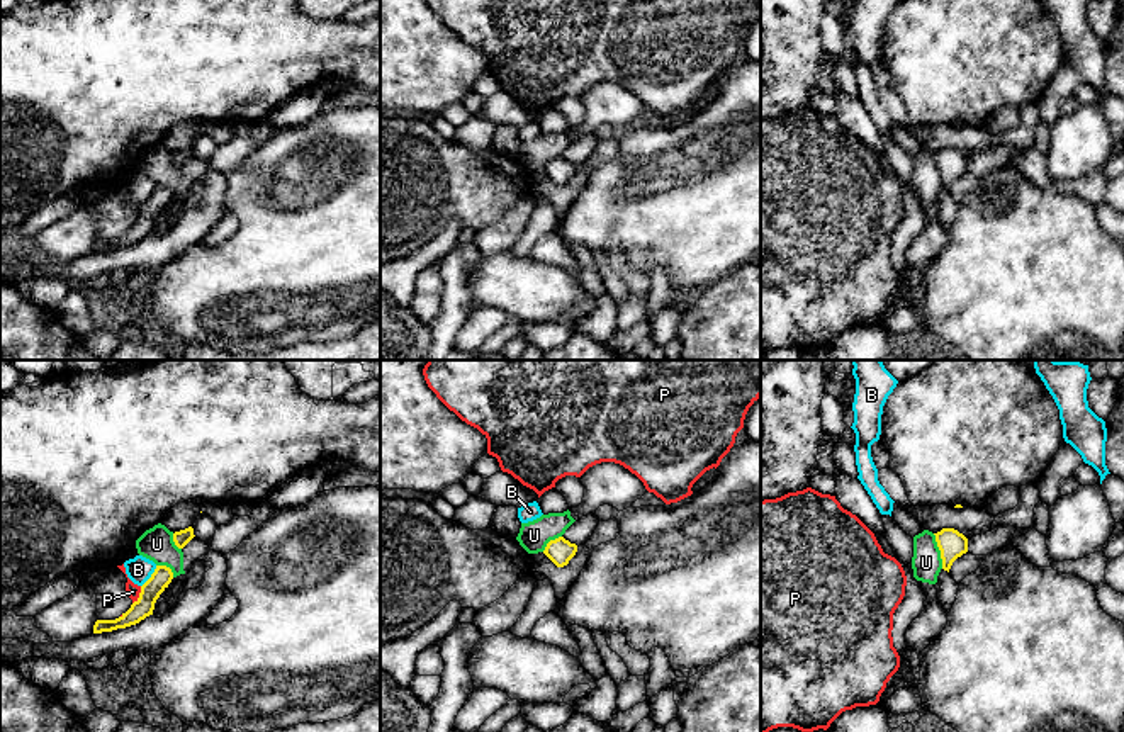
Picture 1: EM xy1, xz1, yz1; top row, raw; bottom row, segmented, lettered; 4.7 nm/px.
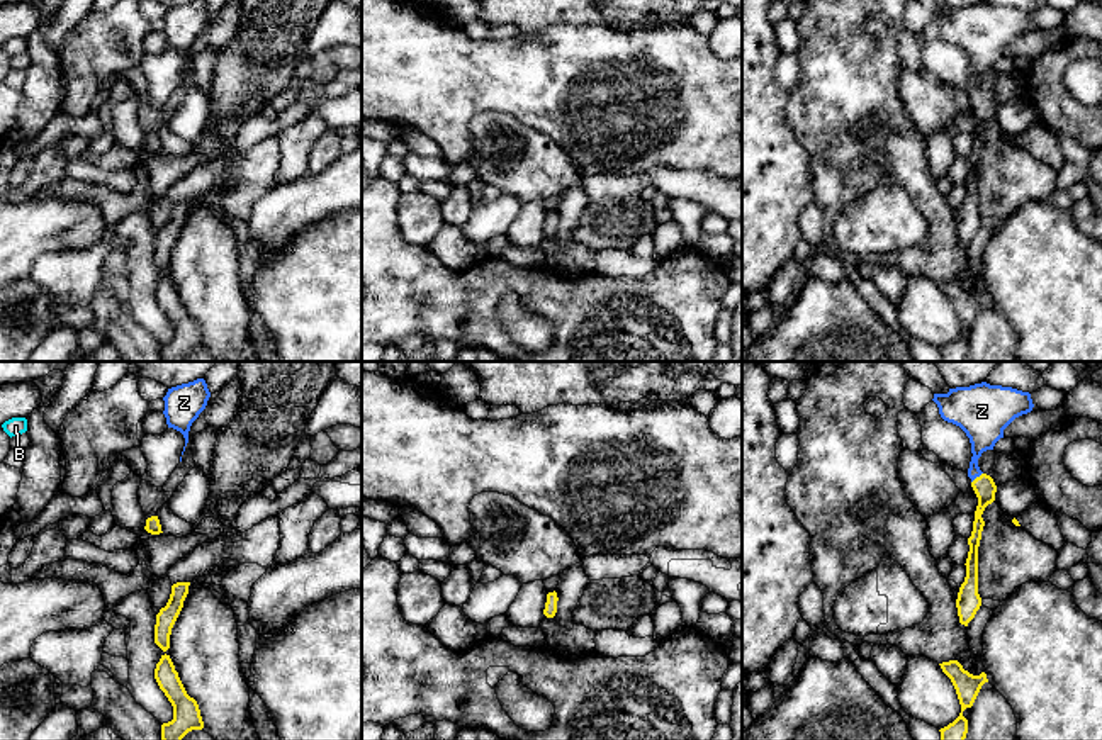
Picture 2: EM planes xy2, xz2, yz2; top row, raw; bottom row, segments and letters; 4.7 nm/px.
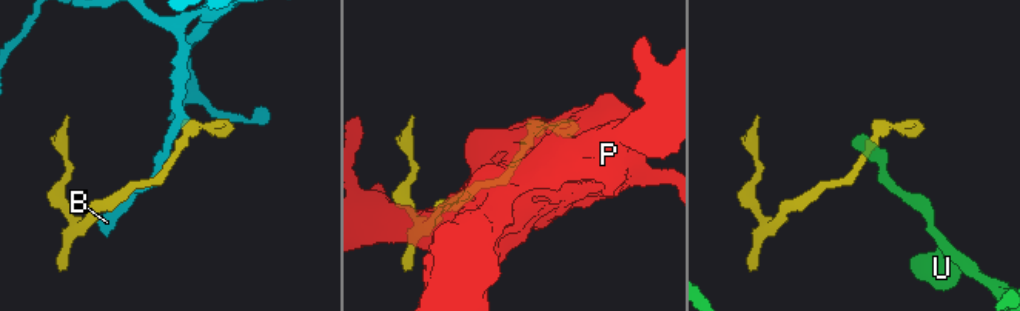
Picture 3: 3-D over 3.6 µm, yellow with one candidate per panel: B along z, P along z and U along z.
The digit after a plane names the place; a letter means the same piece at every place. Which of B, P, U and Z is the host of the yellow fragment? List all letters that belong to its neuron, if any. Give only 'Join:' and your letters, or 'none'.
Join: Z

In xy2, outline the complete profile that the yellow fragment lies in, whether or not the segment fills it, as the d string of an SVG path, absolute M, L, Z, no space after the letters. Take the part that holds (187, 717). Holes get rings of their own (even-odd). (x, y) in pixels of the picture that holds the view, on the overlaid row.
M161 655L155 679L173 706L173 720L161 725L161 740L182 740L188 732L202 730L199 704L187 694L170 655Z

